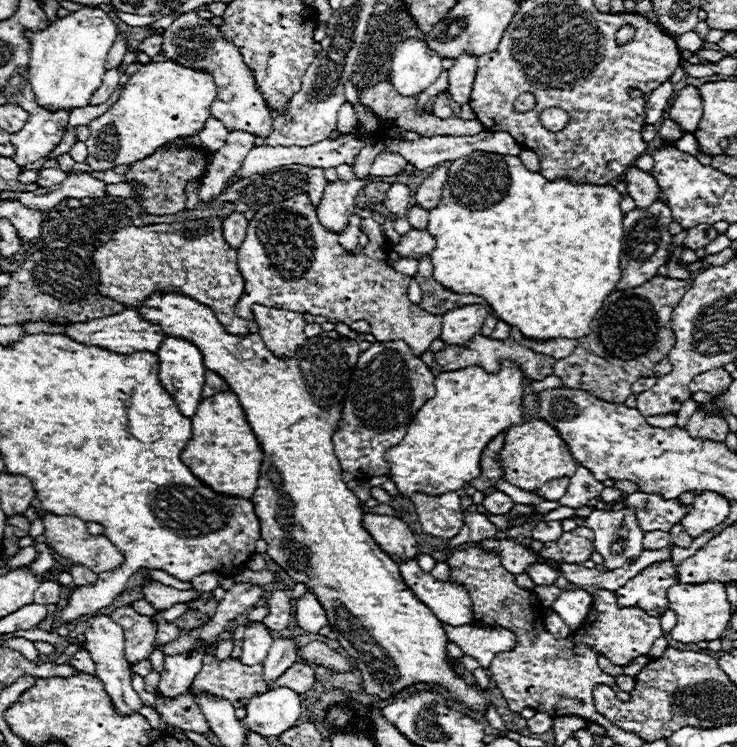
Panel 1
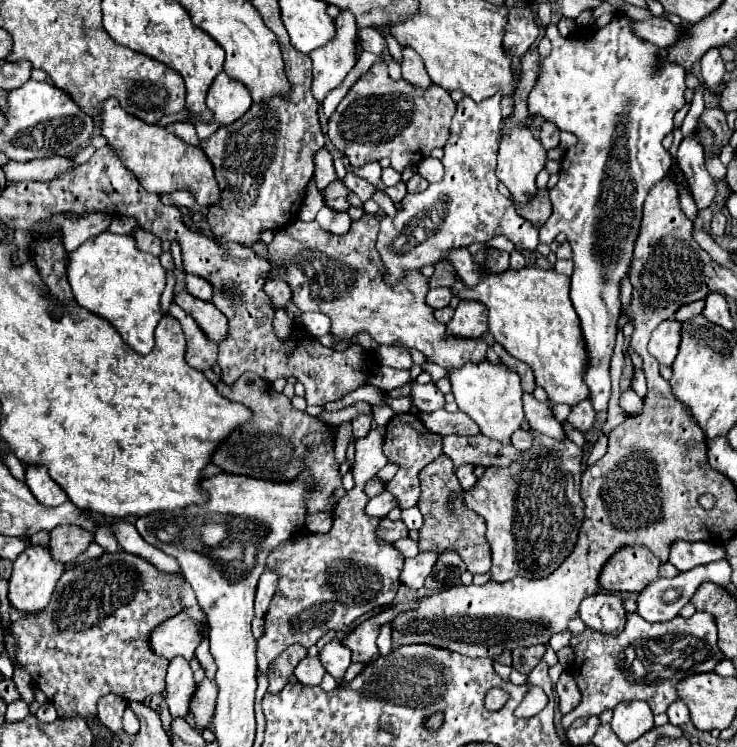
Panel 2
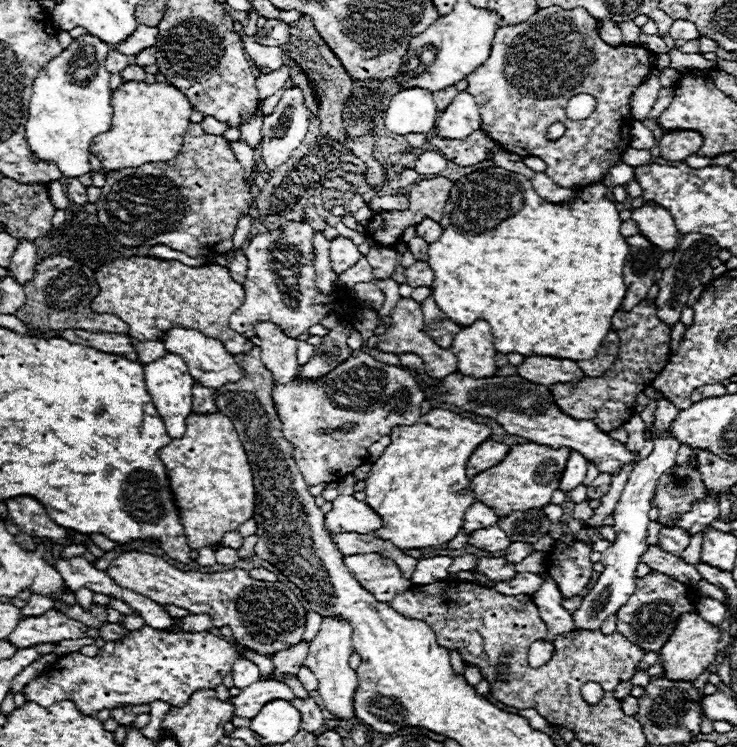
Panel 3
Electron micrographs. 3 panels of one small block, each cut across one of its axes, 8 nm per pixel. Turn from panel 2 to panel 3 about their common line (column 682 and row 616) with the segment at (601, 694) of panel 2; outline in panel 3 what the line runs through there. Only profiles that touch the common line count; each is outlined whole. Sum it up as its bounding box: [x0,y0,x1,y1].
[616,570,694,652]

